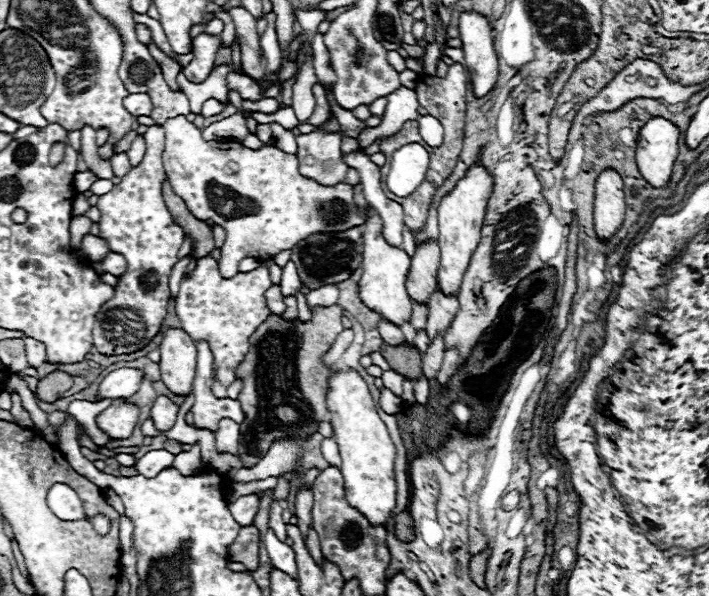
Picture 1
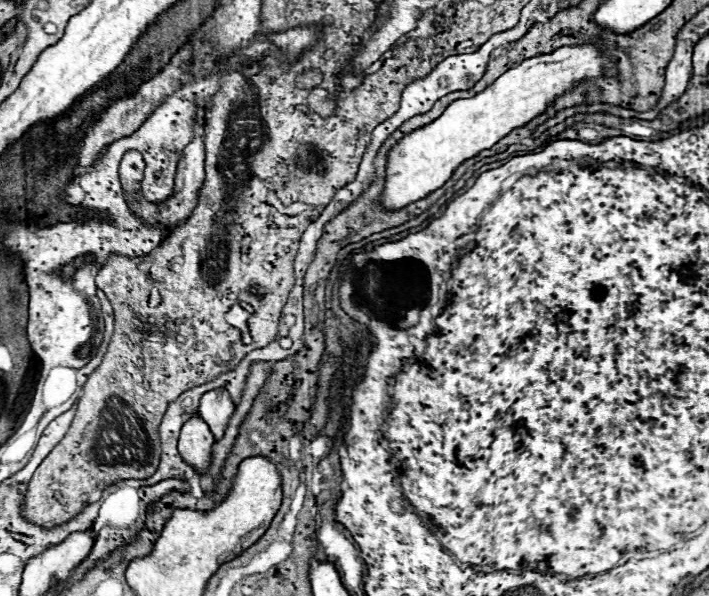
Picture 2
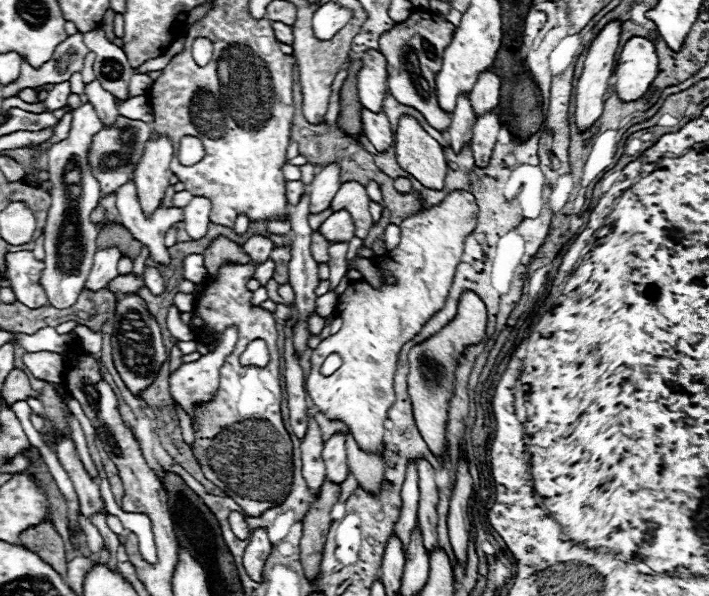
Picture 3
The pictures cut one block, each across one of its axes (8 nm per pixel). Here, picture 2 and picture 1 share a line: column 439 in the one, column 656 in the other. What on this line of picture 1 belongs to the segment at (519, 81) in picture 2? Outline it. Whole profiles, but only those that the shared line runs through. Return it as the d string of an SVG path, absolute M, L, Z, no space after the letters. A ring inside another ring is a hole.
M650 118L642 126L636 146L636 164L644 180L654 188L664 188L670 182L678 158L678 142L680 130L664 118Z

